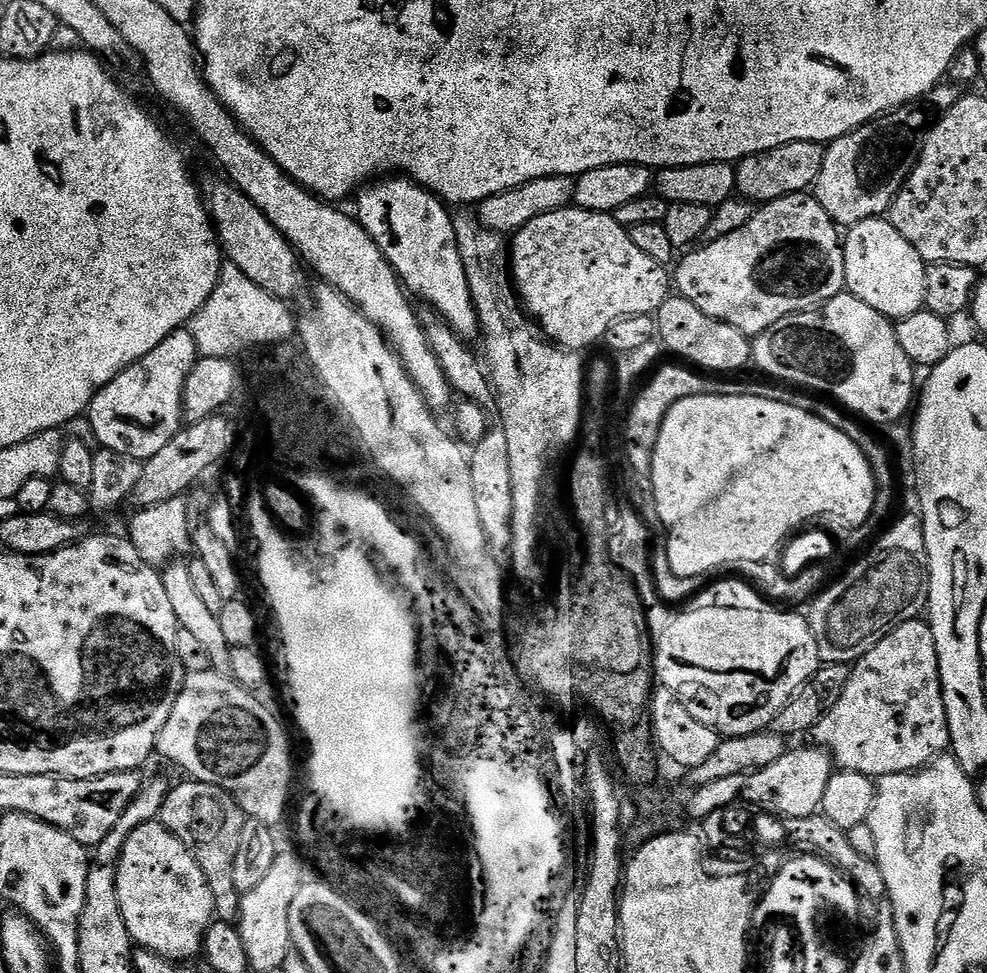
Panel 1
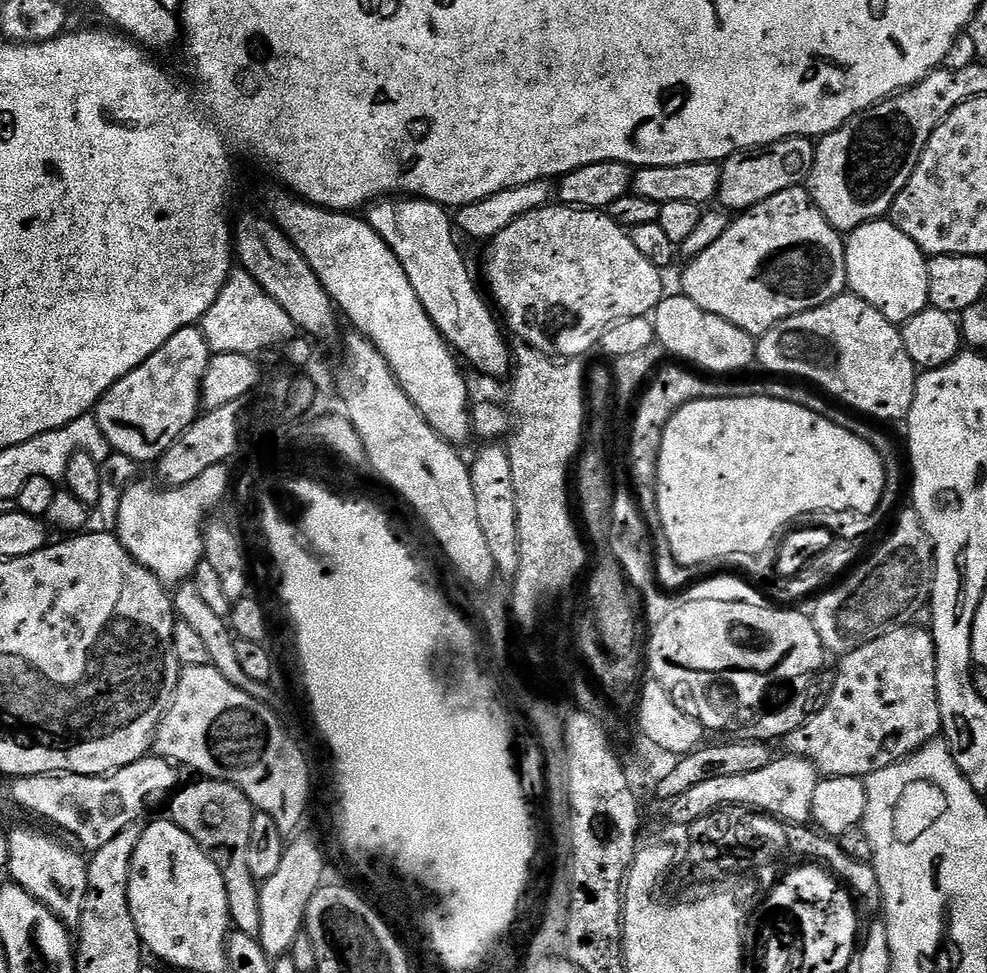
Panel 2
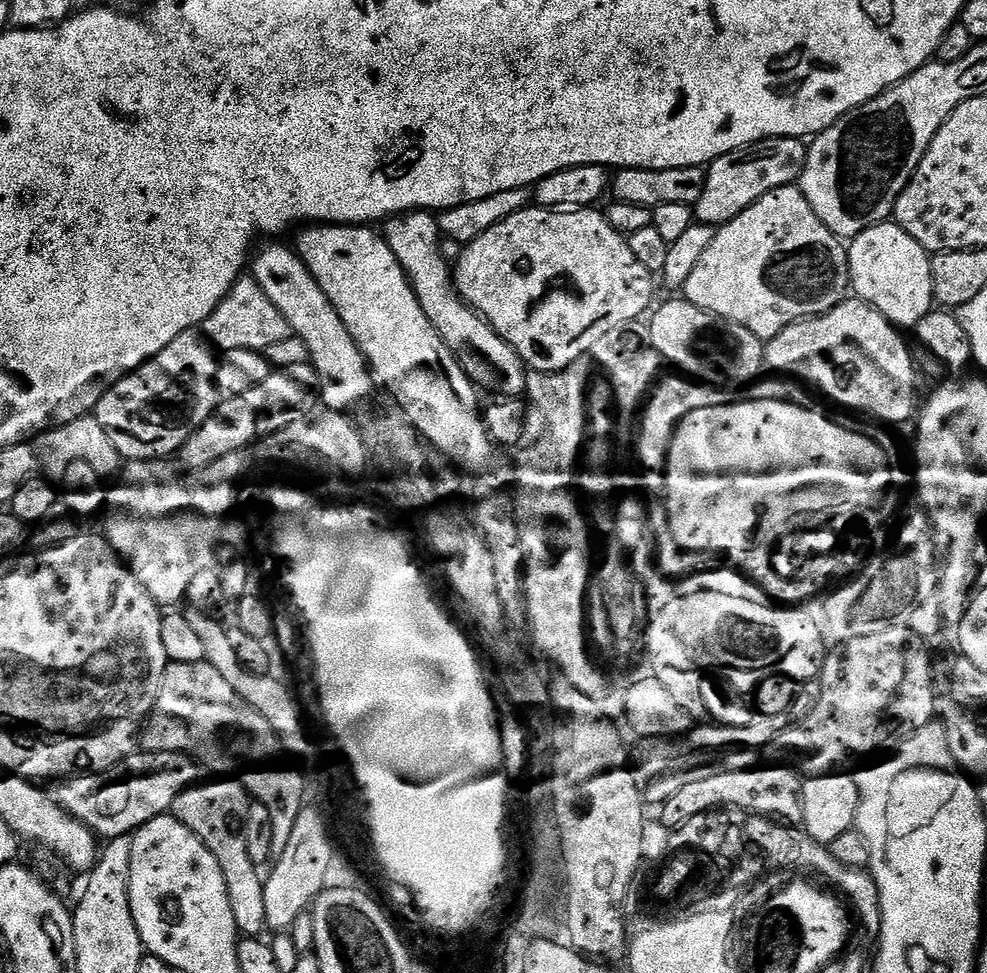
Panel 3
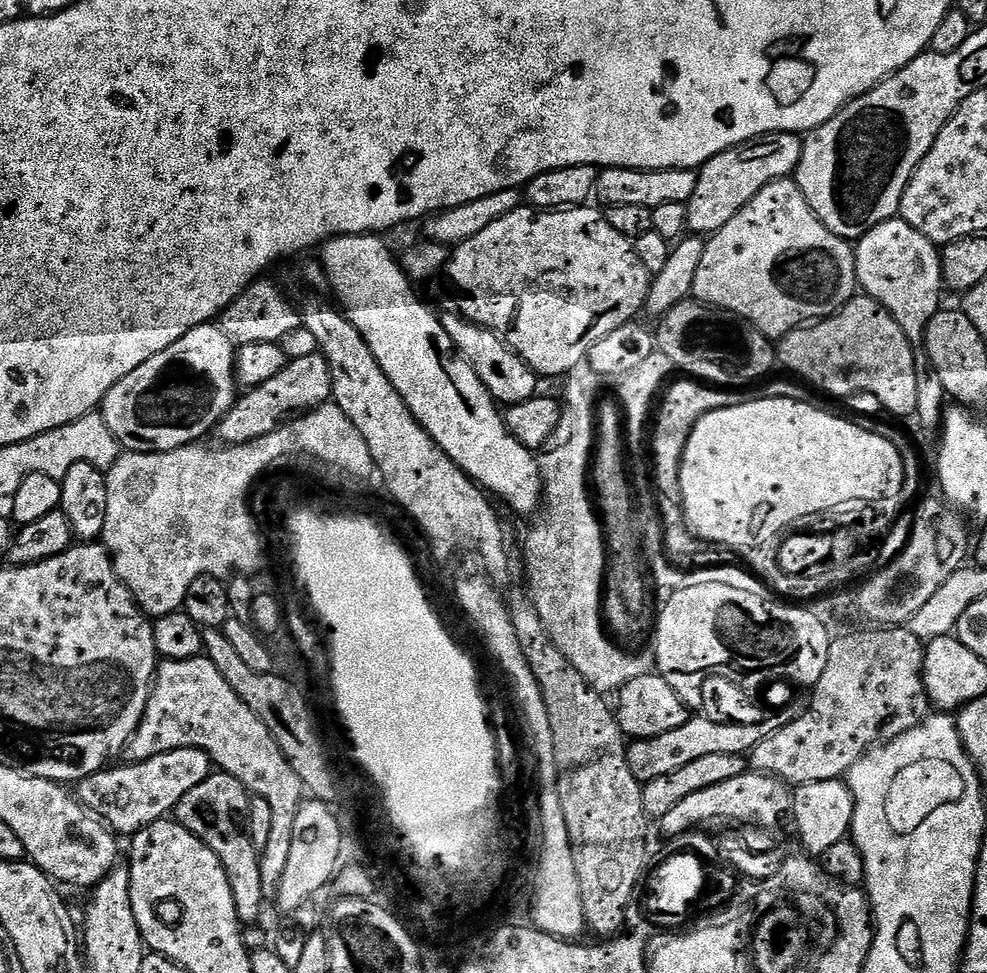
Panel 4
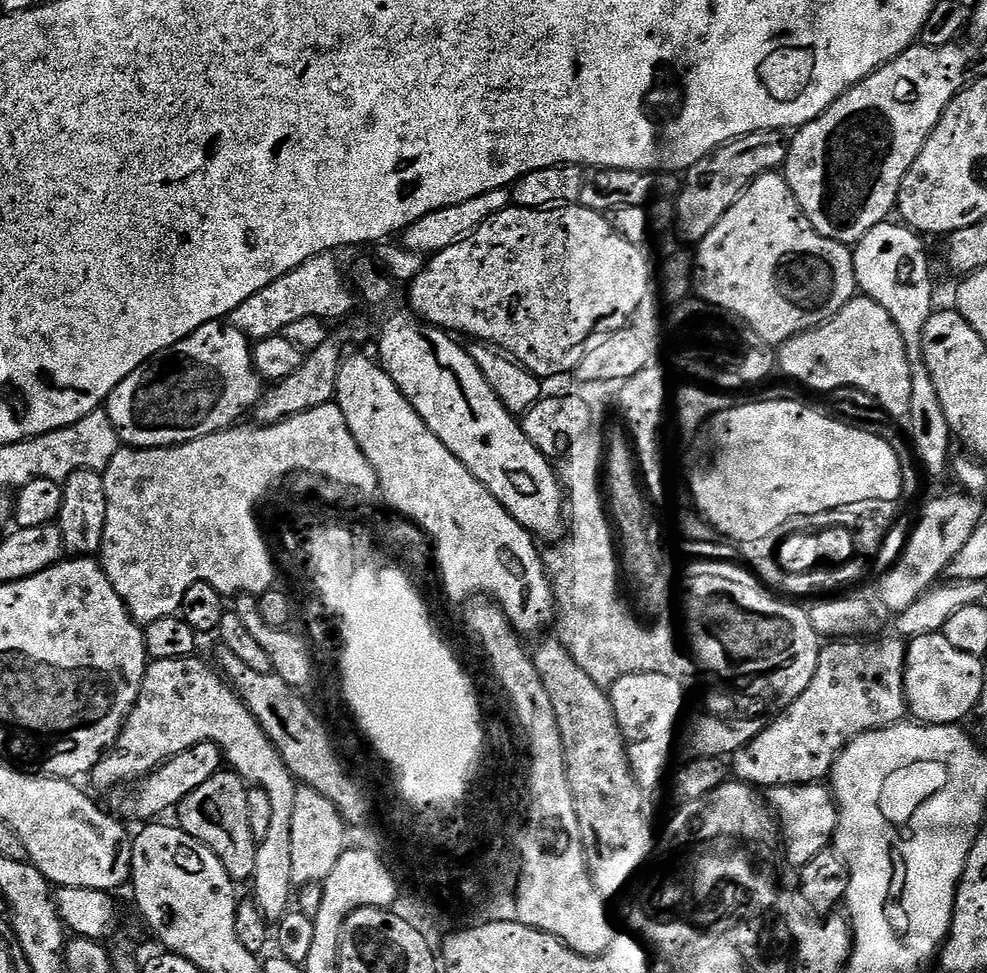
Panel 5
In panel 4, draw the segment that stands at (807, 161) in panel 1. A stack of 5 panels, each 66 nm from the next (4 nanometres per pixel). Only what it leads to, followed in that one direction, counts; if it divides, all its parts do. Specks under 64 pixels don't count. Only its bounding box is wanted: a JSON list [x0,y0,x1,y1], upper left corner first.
[686,132,803,237]

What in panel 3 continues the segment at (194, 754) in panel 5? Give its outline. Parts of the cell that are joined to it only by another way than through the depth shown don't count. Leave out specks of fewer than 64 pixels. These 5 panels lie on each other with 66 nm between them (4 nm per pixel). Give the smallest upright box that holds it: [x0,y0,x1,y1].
[50,751,202,841]

